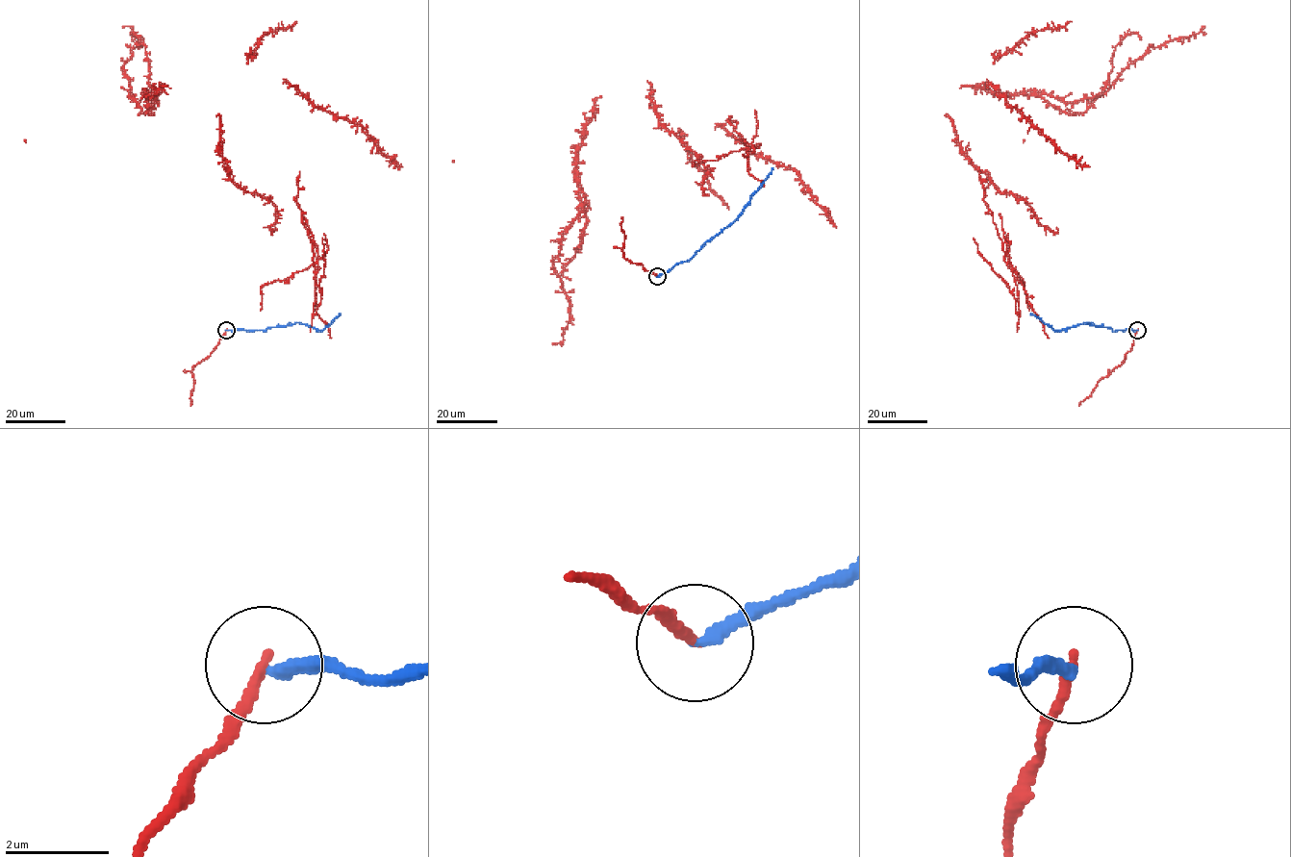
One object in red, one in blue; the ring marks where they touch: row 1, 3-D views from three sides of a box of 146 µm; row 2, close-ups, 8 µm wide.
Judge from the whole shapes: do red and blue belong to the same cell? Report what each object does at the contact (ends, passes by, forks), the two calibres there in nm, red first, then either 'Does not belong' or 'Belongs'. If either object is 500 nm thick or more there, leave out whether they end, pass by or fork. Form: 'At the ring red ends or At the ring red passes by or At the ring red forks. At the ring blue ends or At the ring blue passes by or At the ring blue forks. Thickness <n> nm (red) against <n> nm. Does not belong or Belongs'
At the ring red ends. At the ring blue ends. Thickness 200 nm (red) against 240 nm. Does not belong

